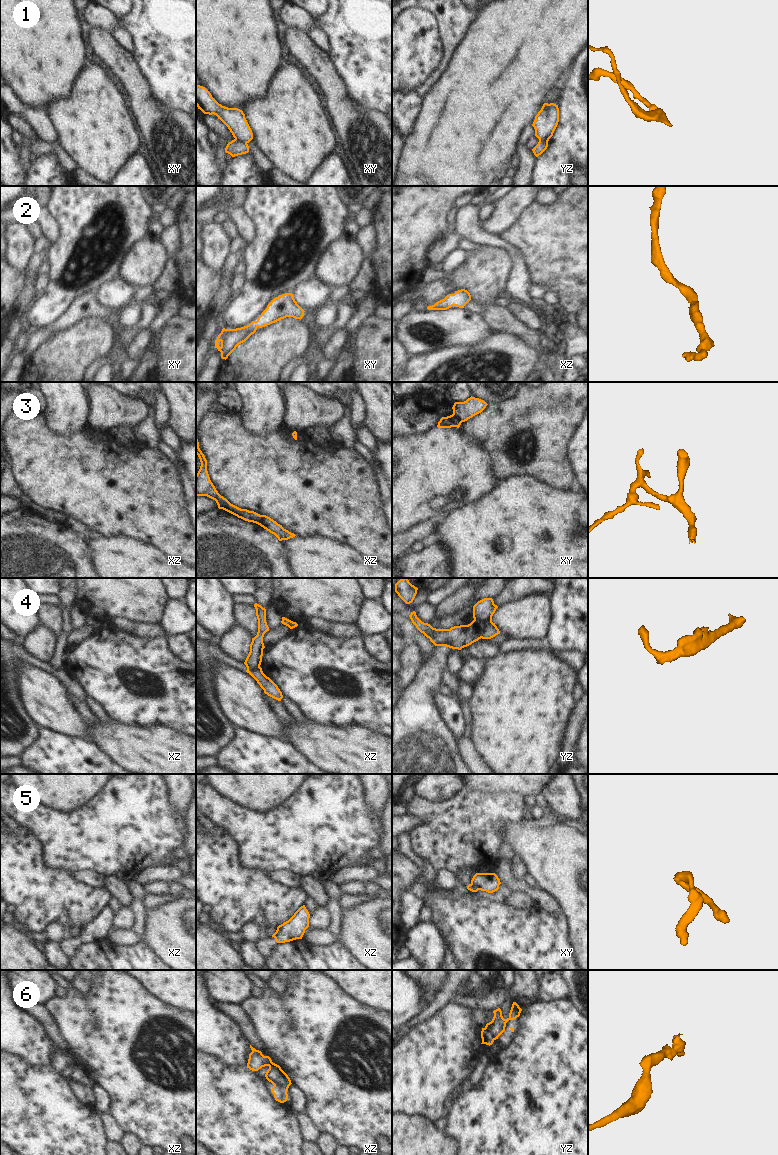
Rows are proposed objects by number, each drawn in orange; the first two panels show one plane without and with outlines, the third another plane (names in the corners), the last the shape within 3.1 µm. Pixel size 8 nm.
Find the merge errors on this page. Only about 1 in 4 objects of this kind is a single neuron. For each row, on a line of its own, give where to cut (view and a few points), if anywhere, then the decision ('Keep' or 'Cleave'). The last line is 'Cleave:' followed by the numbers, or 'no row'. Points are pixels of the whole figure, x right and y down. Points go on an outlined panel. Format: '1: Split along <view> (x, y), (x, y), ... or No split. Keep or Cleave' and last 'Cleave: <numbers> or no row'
1: Split along xy (235, 138), (246, 143). Cleave
2: No split. Keep
3: Split along xz (261, 515), (261, 522), (259, 524). Cleave
4: Split along yz (474, 618), (483, 623), (481, 637). Cleave
5: Split along xy (471, 883), (478, 889). Cleave
6: Split along yz (485, 1027), (494, 1039). Cleave
Cleave: 1, 3, 4, 5, 6

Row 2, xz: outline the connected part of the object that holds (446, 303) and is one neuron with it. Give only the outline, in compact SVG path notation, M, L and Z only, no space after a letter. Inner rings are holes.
M461 289L455 291L454 294L447 295L444 299L436 302L432 306L428 306L428 310L447 310L452 306L457 306L459 308L464 308L464 306L471 300L470 293L465 290Z

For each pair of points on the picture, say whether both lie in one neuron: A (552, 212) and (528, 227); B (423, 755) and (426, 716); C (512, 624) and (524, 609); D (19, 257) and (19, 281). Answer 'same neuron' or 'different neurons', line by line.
A: same neuron
B: same neuron
C: same neuron
D: different neurons

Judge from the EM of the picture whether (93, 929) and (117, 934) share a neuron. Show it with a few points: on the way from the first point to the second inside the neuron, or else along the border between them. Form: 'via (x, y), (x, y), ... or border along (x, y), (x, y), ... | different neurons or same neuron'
border along (108, 932), (105, 938) | different neurons

